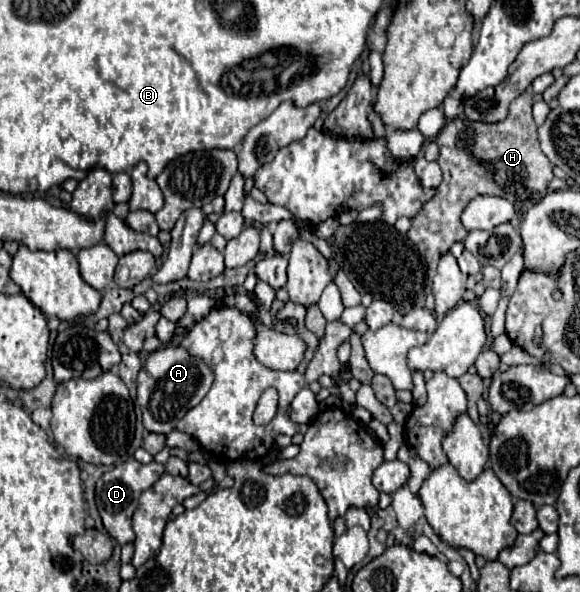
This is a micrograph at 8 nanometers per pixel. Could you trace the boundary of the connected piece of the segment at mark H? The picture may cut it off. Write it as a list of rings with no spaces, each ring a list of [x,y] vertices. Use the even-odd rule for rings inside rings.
[[[522,93],[510,103],[510,113],[500,123],[474,123],[468,119],[450,119],[436,137],[440,147],[438,165],[444,173],[434,197],[422,205],[412,219],[410,241],[426,259],[428,277],[434,277],[436,265],[444,253],[462,241],[460,215],[476,195],[498,195],[512,203],[522,203],[546,191],[552,179],[552,163],[538,145],[538,131],[532,121],[532,97]]]

